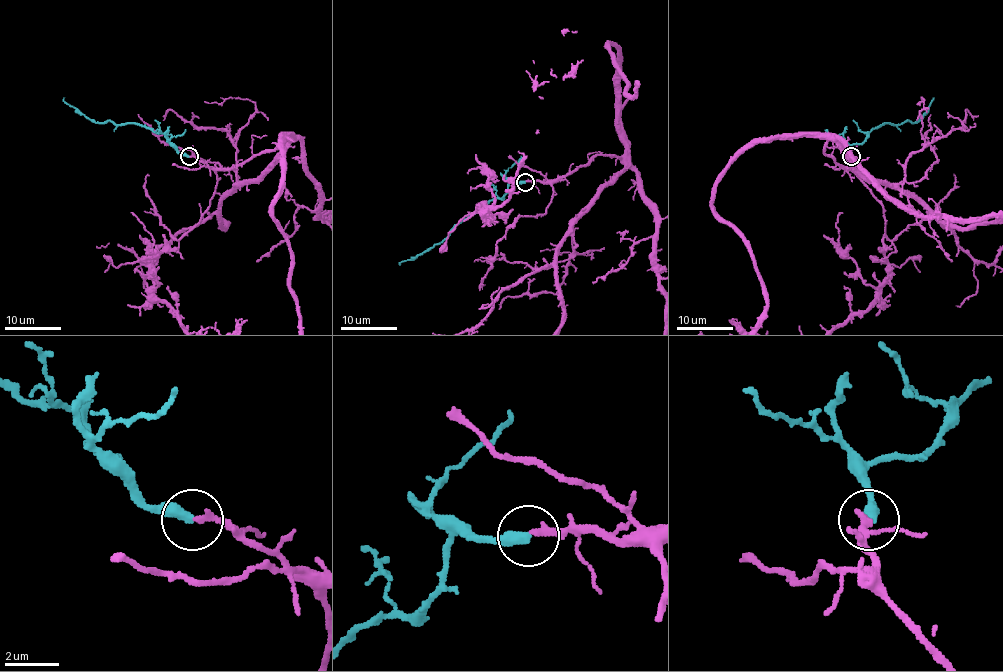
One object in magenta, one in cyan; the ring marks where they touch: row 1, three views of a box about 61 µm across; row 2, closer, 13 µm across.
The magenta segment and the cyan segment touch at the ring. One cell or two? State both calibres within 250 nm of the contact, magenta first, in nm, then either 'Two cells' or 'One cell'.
Thickness 240 nm (magenta) against 420 nm. One cell

